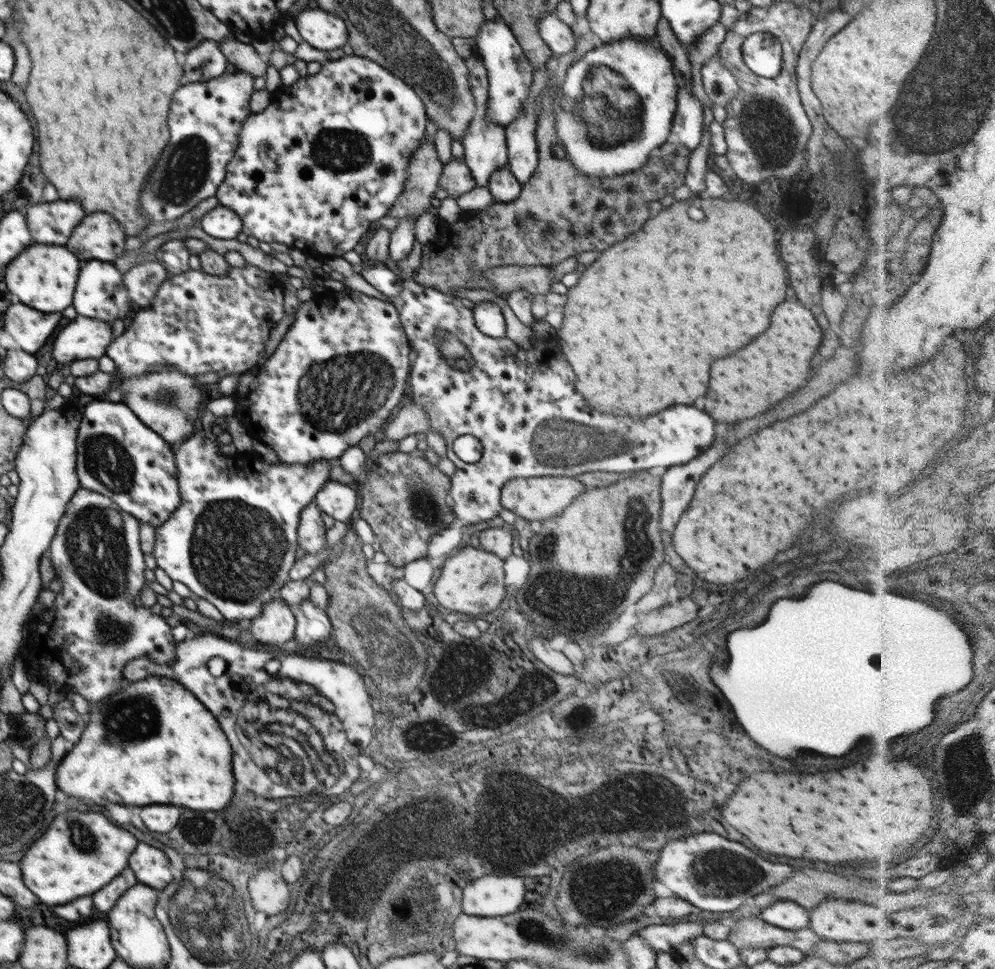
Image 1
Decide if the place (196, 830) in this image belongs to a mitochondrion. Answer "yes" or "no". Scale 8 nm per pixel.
yes

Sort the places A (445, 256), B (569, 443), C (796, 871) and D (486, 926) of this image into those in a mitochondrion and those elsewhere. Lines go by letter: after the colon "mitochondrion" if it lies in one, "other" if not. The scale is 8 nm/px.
A: mitochondrion
B: mitochondrion
C: other
D: other

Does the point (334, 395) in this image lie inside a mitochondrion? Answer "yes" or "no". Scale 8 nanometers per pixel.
yes

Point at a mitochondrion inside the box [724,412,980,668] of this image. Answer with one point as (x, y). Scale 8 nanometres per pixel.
(822, 562)

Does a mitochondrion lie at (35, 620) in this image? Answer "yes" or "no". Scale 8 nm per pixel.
no

